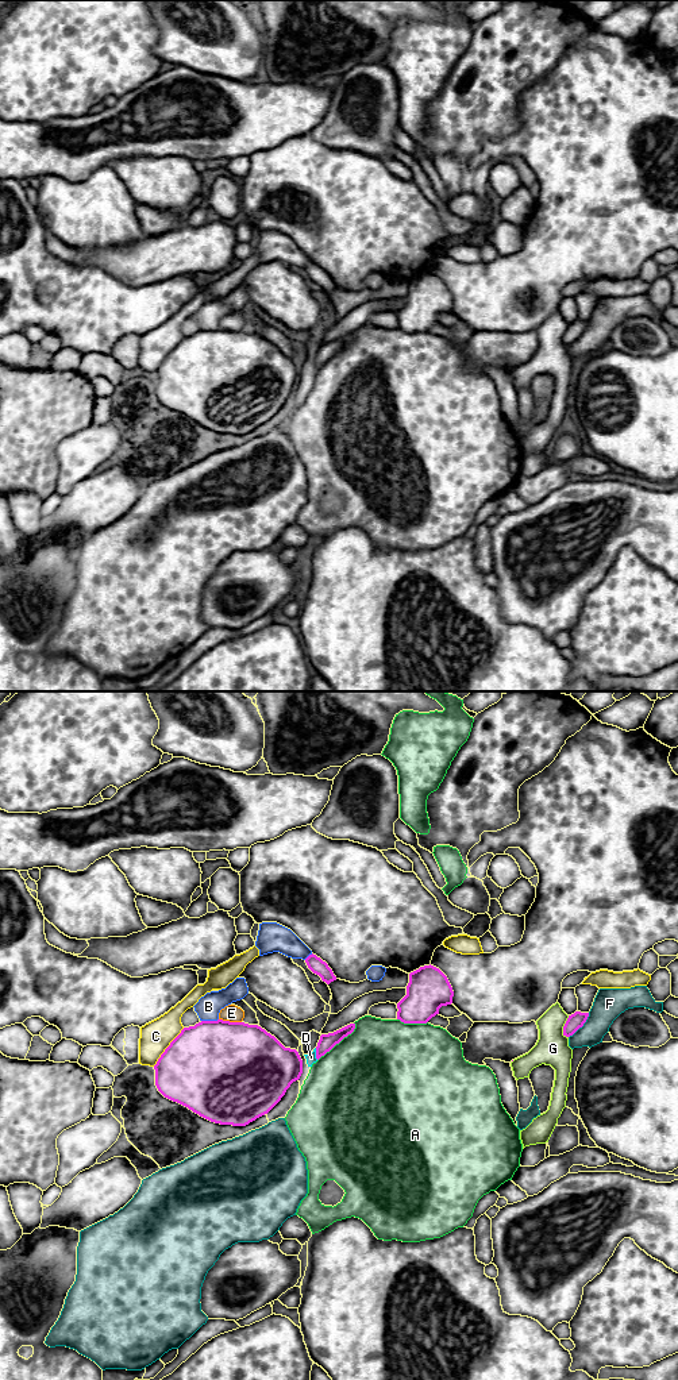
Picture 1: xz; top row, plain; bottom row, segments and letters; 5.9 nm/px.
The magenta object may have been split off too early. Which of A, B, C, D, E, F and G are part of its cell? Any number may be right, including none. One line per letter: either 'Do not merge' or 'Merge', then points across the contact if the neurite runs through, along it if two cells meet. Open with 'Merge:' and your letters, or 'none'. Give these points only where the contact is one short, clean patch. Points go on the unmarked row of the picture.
Merge: D
A: Do not merge
B: Do not merge
C: Do not merge
D: Merge. Path across: xz (327, 350), (316, 362), (311, 366)
E: Do not merge
F: Do not merge
G: Do not merge

